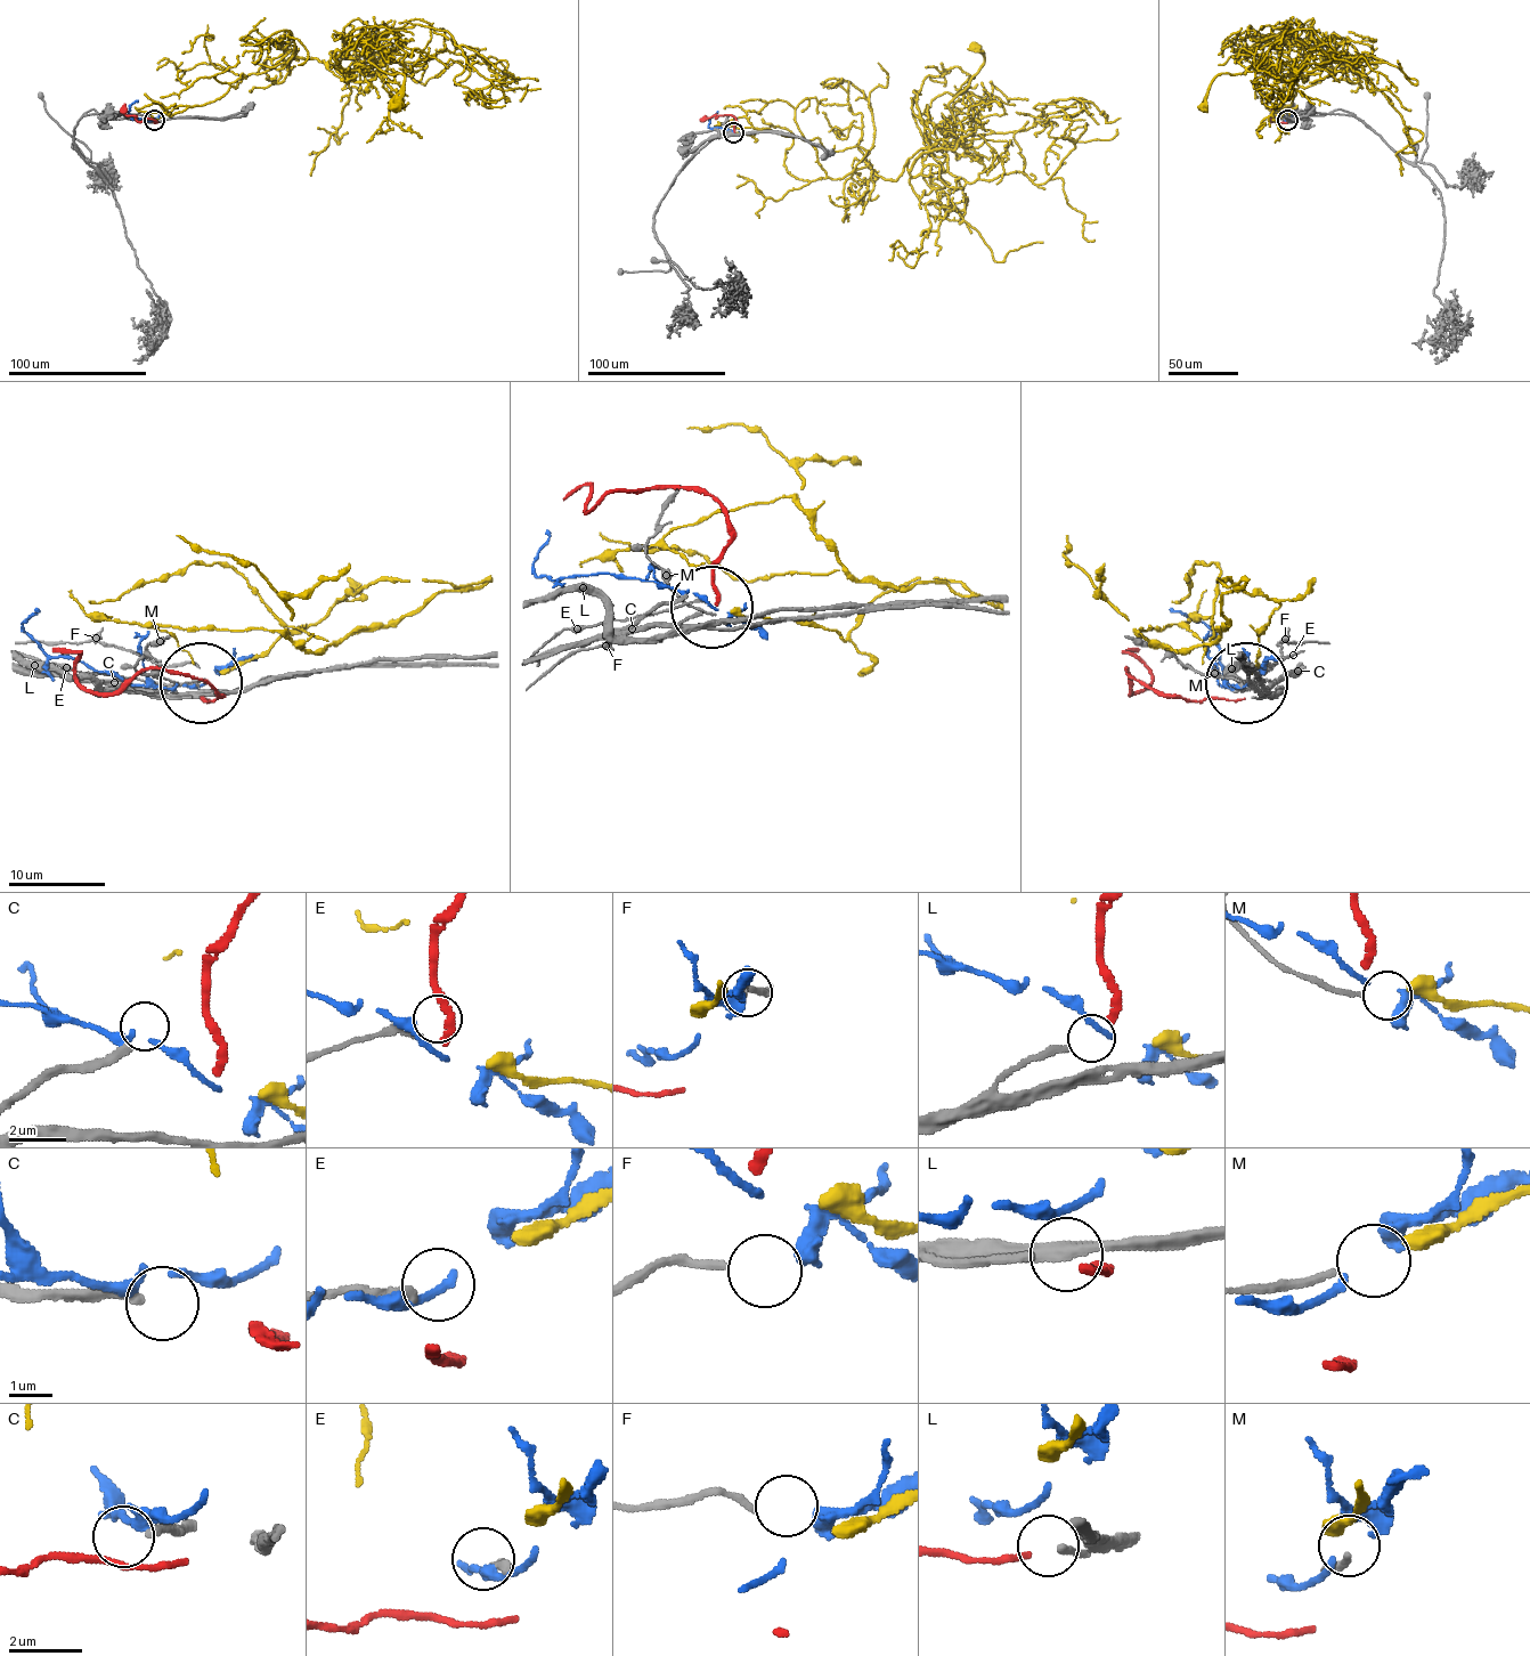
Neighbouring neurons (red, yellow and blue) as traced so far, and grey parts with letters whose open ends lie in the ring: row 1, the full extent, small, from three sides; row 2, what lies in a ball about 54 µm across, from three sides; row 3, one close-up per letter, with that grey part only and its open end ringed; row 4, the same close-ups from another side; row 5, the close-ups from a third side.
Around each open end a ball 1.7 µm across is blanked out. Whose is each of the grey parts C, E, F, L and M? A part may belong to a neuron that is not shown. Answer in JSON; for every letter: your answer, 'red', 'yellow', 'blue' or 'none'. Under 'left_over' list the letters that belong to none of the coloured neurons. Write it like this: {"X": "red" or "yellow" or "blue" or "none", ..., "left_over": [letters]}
{"C": "none", "E": "none", "F": "blue", "L": "red", "M": "yellow", "left_over": ["C", "E"]}

